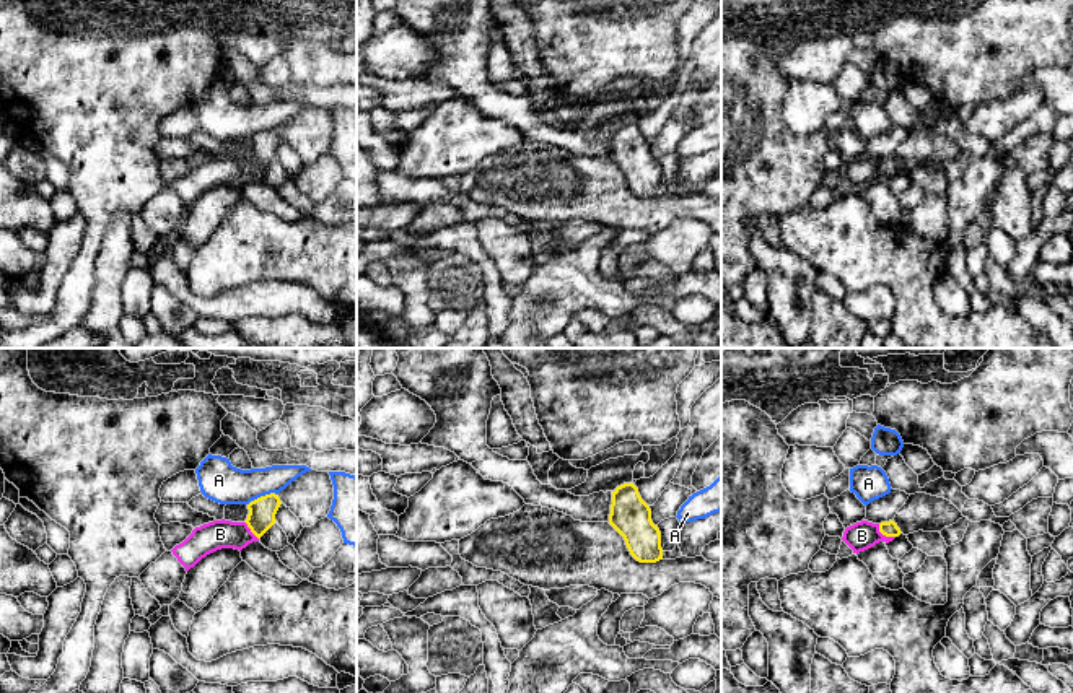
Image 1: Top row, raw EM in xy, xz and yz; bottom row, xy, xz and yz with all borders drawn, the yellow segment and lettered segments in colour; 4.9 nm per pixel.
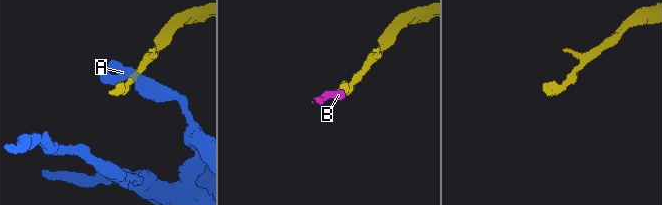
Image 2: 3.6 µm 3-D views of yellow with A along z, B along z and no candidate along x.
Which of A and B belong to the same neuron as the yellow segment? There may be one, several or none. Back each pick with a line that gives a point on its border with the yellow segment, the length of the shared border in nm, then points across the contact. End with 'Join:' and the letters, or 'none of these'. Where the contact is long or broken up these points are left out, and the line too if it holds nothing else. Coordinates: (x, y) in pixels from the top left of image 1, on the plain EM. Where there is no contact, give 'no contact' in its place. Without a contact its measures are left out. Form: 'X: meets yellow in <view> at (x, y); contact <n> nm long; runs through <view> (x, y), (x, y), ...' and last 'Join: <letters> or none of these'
B: meets yellow in yz at (884, 169); contact 110 nm long; runs through yz (889, 165), (884, 169), (862, 171)
Join: B

